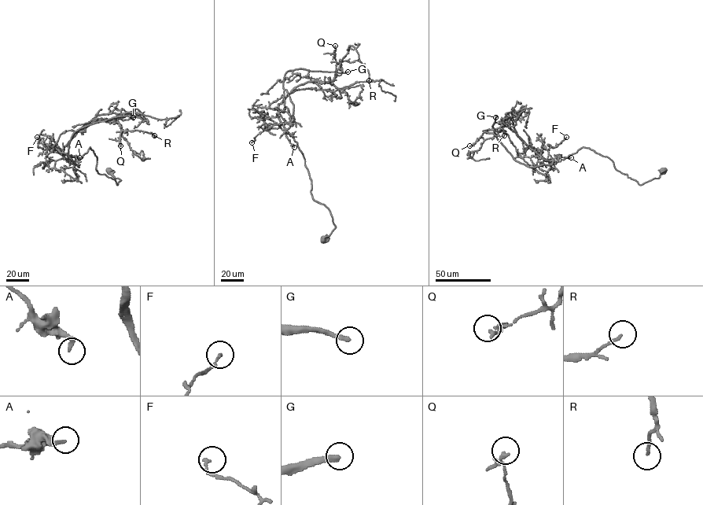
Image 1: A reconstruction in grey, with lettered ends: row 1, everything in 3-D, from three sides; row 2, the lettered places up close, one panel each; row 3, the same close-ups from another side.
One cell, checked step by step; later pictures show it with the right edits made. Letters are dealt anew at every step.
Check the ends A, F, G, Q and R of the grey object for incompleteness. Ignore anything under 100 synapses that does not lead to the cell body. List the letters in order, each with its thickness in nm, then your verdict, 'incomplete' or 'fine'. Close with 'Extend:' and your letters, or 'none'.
A: 240 nm thick; fine
F: 150 nm thick; fine
G: 280 nm thick; incomplete
Q: 170 nm thick; fine
R: 140 nm thick; fine
Extend: G

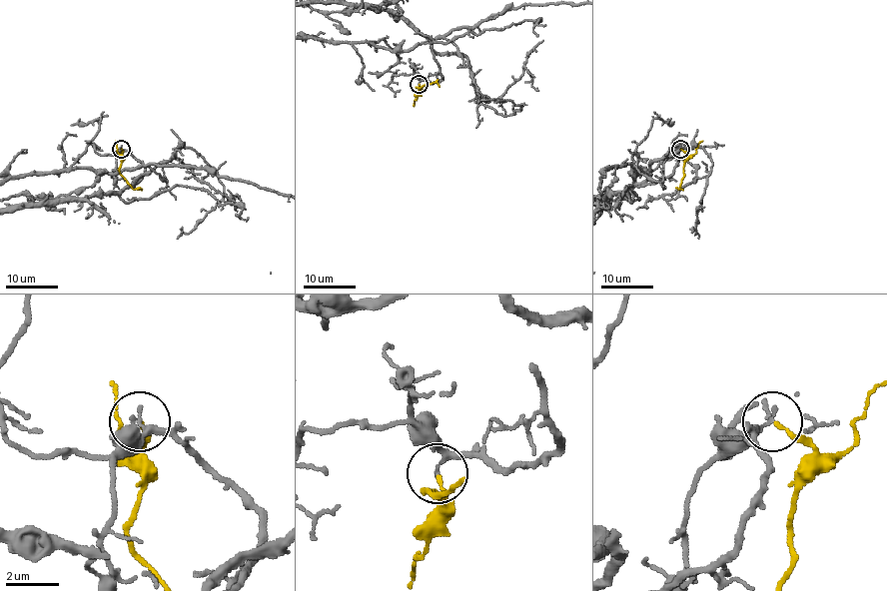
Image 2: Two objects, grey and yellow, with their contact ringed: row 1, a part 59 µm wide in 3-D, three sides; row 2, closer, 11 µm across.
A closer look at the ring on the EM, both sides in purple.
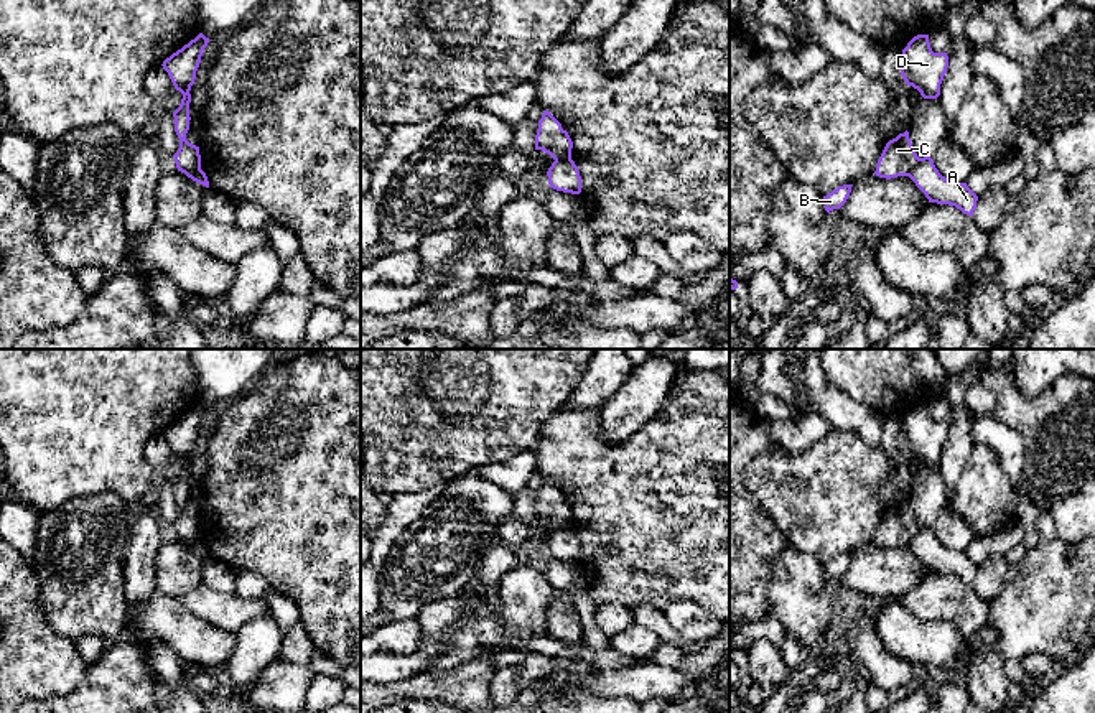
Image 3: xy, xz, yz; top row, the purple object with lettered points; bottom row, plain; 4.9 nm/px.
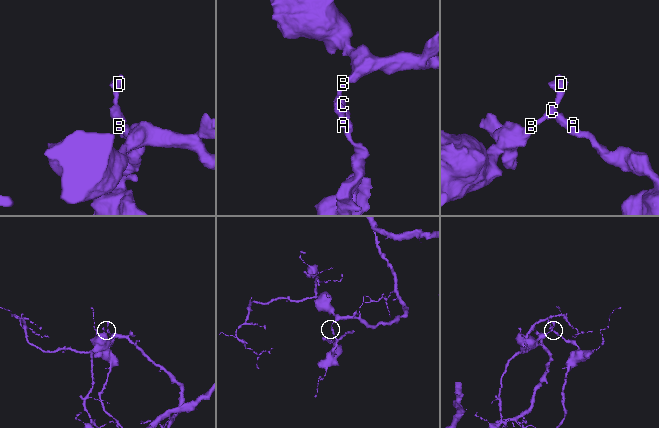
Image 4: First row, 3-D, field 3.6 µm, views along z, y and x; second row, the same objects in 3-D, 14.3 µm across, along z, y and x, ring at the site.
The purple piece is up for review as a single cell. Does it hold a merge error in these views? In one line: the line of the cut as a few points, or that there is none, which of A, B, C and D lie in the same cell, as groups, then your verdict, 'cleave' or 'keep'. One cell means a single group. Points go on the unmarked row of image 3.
cut yz (919, 527), (908, 544); groups A / B C D; cleave

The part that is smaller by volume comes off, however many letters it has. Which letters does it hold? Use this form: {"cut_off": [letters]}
{"cut_off": ["A"]}

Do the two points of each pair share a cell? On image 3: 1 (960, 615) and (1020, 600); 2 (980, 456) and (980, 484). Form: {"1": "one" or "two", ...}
{"1": "two", "2": "one"}

